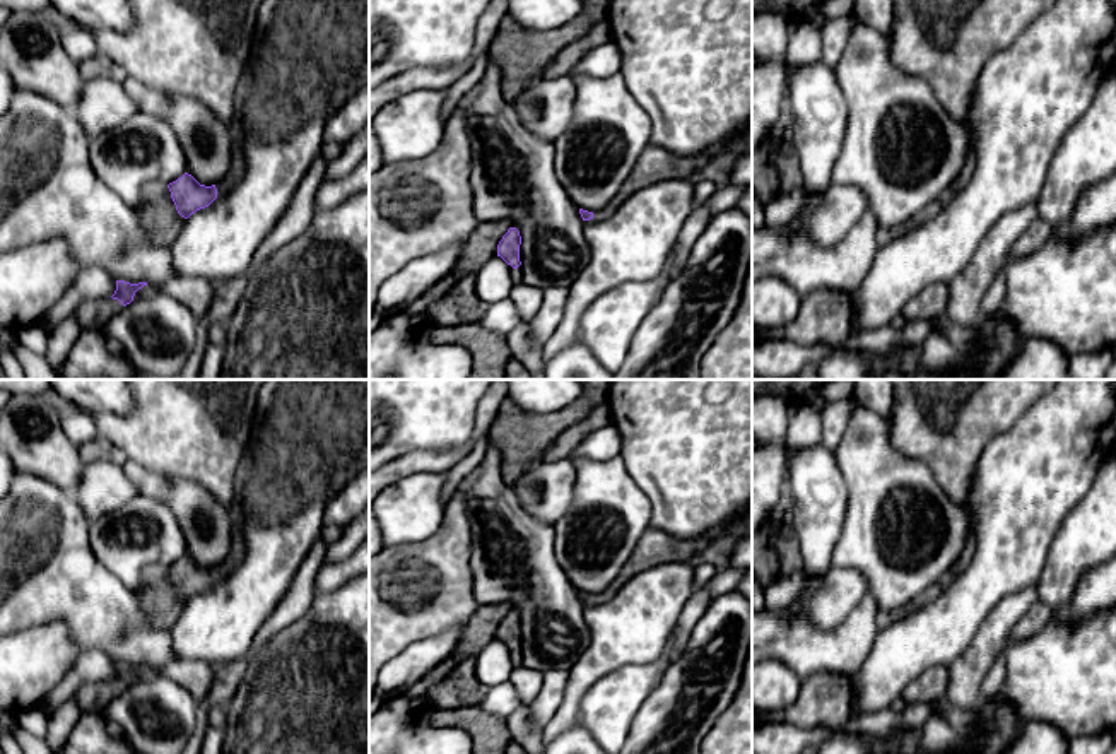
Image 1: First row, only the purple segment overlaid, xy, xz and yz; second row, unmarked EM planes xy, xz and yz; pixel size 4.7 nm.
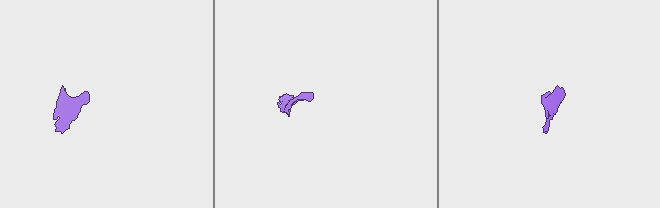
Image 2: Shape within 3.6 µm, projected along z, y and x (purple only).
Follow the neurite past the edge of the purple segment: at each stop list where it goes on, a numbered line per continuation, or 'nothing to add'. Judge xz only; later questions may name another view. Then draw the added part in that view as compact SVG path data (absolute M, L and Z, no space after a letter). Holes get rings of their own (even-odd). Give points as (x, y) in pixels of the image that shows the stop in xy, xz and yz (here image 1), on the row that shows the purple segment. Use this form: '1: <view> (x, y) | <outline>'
1: xz (655, 164) | M718 144L696 156L675 156L661 147L648 145L615 197L603 209L593 212L593 217L584 222L608 219L626 198L656 181L690 178L720 152L721 145Z
2: xz (516, 274) | M520 244L520 262L521 262L521 265L523 265L523 262L525 262L525 258L521 256L521 244ZM509 265L513 284L523 282L521 265L520 265L518 268L513 268L513 267Z

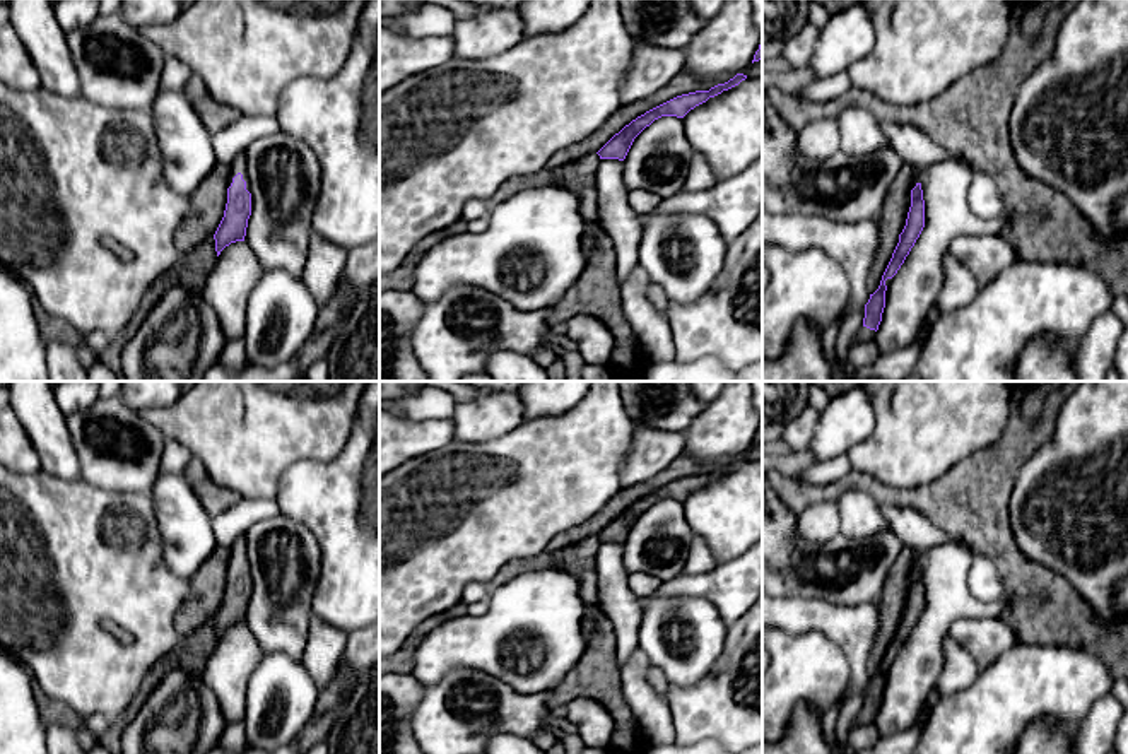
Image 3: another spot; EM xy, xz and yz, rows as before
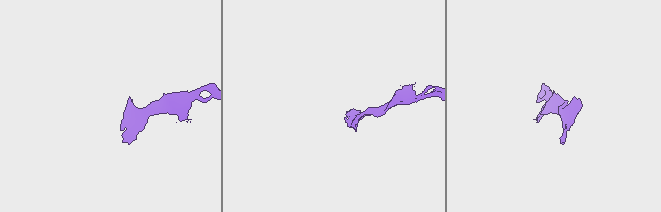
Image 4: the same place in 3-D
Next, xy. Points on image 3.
1: xy (238, 164) | M244 150L236 156L236 159L231 162L231 171L229 171L229 186L232 183L232 178L241 173L243 180L246 181L246 190L251 193L251 185L248 178L248 169L246 169L246 156Z

